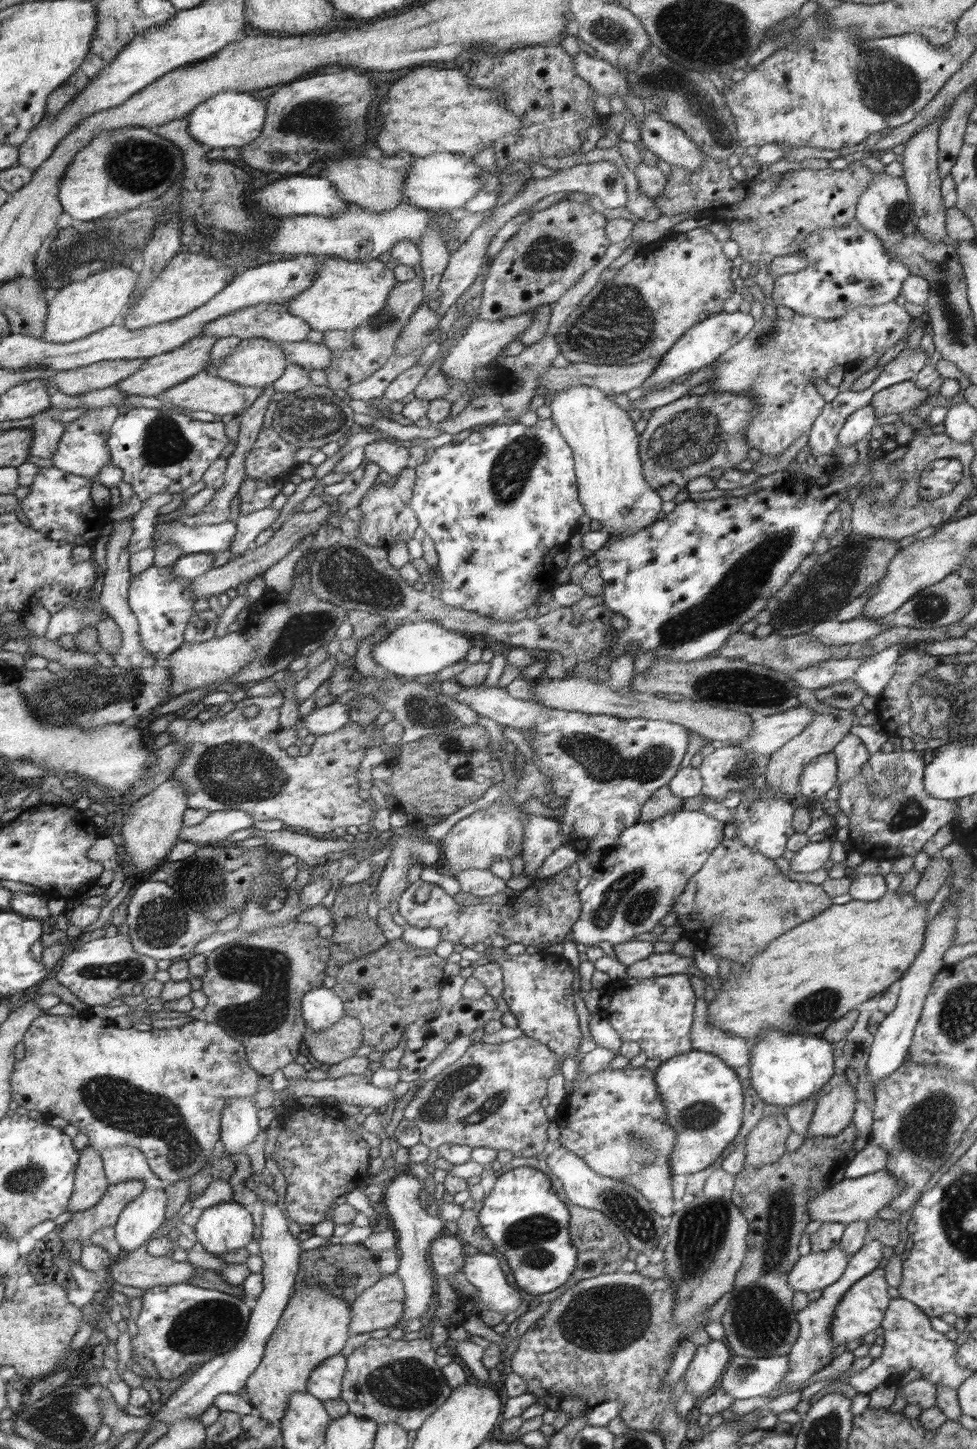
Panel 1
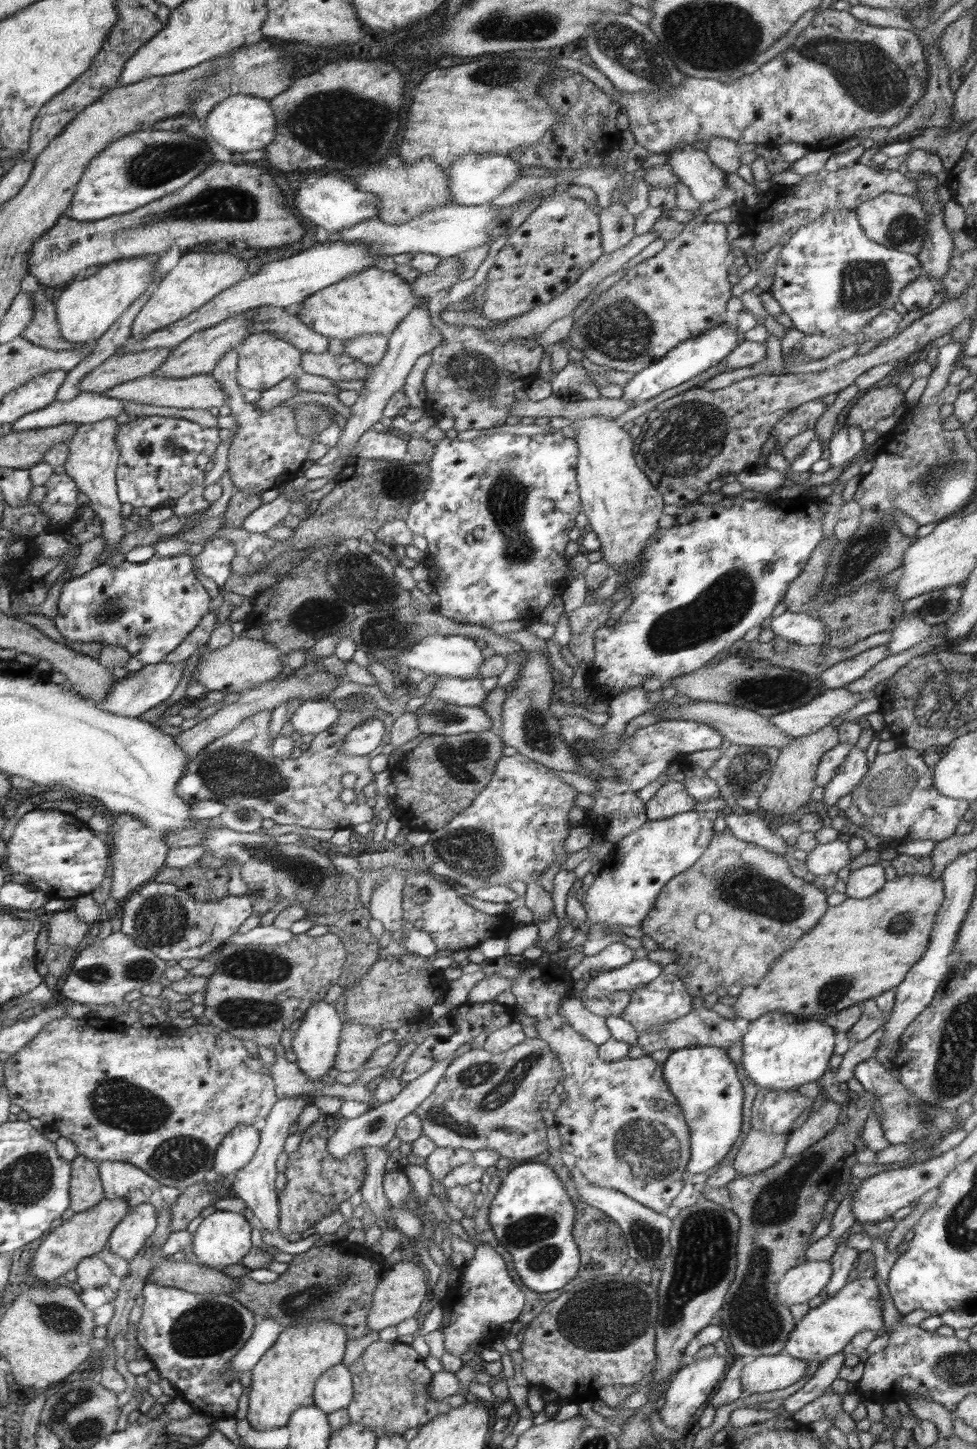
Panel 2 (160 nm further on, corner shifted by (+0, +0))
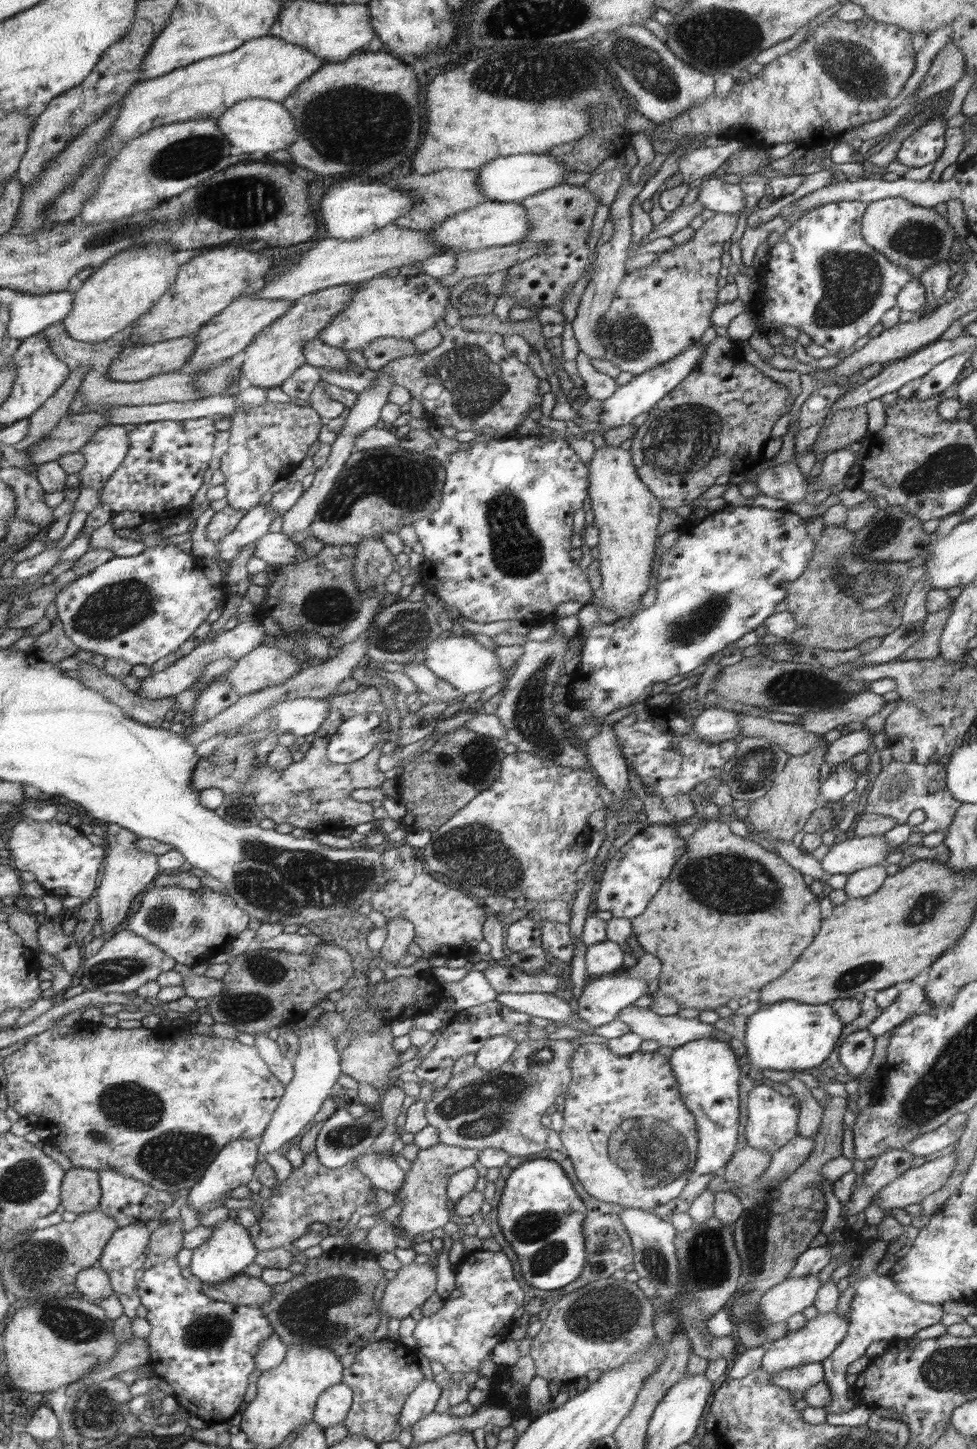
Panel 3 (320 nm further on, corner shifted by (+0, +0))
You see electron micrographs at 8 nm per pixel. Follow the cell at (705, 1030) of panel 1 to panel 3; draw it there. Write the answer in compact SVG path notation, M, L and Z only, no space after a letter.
M627 1006L619 1019L643 1040L656 1040L660 1046L681 1047L693 1040L713 1038L713 1024L674 1016L658 1016L647 1008Z

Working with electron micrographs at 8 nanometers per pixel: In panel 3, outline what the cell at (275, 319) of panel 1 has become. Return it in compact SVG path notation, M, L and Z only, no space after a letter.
M320 337L306 342L304 356L309 364L318 369L334 370L335 368L347 368L349 364L352 365L352 362L346 357L345 350L322 342Z

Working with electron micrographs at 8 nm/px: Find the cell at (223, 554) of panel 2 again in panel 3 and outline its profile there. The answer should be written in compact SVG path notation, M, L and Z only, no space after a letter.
M260 504L248 511L245 518L237 525L237 528L230 535L227 535L222 541L216 543L216 548L220 553L216 558L231 563L232 558L238 554L247 544L260 541L265 535L268 535L268 529L280 514L270 512L266 505Z

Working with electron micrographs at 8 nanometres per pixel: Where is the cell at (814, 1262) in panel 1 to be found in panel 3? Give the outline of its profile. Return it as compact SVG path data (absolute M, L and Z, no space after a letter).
M818 1274L787 1278L761 1296L759 1312L772 1324L787 1322L792 1315L814 1304L819 1288Z

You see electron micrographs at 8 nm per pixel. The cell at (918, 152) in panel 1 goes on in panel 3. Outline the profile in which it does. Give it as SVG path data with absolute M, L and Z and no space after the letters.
M948 261L937 262L919 276L918 280L926 289L924 315L930 314L939 307L938 304L940 304L940 300L946 294L948 281L952 277L952 270L948 265Z

